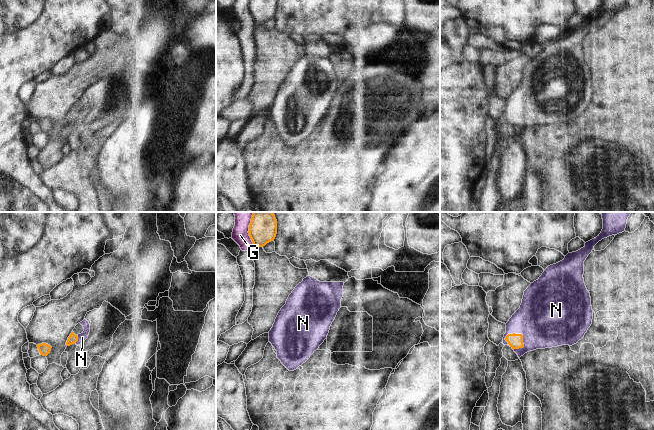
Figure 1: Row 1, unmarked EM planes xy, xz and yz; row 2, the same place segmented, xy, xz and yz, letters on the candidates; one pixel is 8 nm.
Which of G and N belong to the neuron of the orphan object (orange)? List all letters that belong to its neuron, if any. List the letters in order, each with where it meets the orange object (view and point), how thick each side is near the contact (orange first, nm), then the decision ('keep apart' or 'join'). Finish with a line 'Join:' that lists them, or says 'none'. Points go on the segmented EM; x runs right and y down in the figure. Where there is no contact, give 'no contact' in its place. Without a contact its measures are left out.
G: meets orange in xz at (249, 230); 220 nm thick on the orange side, 150 nm on the other; keep apart
N: meets orange in yz at (519, 334); 120 nm thick on the orange side, 460 nm on the other; join
Join: N

